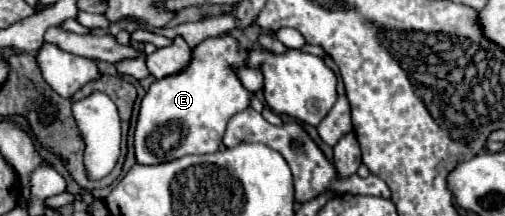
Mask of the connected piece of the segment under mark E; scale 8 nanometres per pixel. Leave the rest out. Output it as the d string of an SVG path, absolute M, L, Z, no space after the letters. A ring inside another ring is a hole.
M230 34L214 36L214 38L206 38L192 50L192 60L182 72L170 74L162 80L152 82L150 90L146 92L140 104L140 116L138 116L138 126L134 134L138 164L160 164L160 162L182 158L186 154L216 152L222 144L222 136L226 132L228 120L236 112L246 110L252 100L252 94L242 86L236 74L238 66L246 66L246 60L248 60L248 50L242 48L234 36Z

